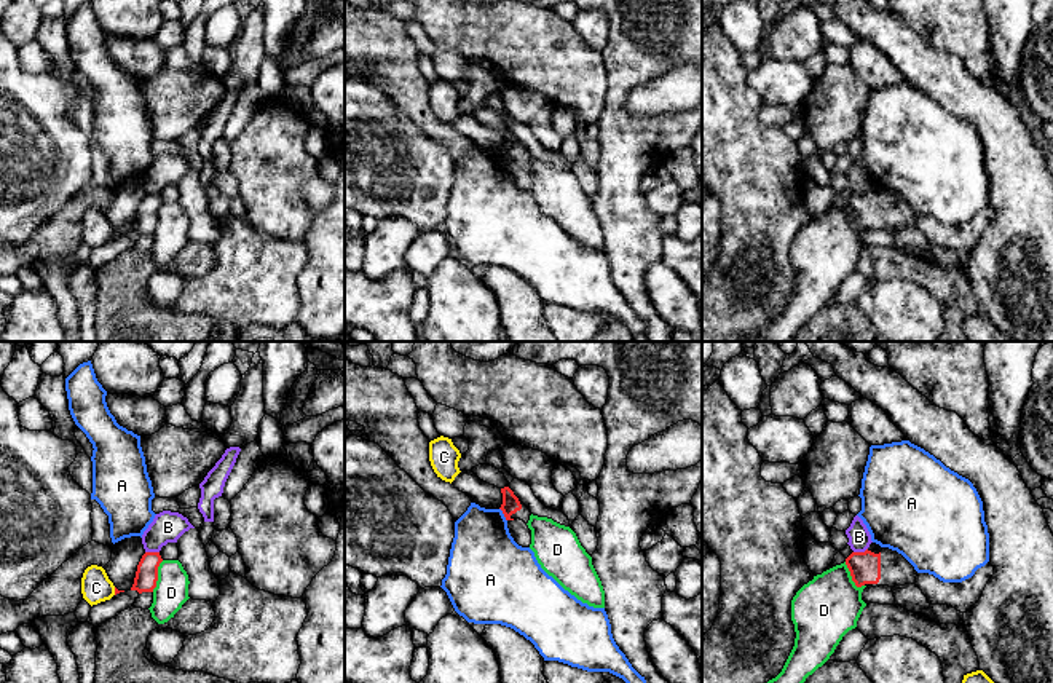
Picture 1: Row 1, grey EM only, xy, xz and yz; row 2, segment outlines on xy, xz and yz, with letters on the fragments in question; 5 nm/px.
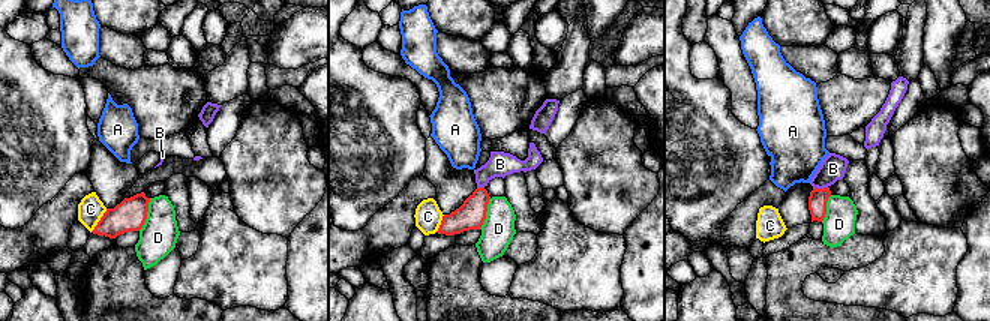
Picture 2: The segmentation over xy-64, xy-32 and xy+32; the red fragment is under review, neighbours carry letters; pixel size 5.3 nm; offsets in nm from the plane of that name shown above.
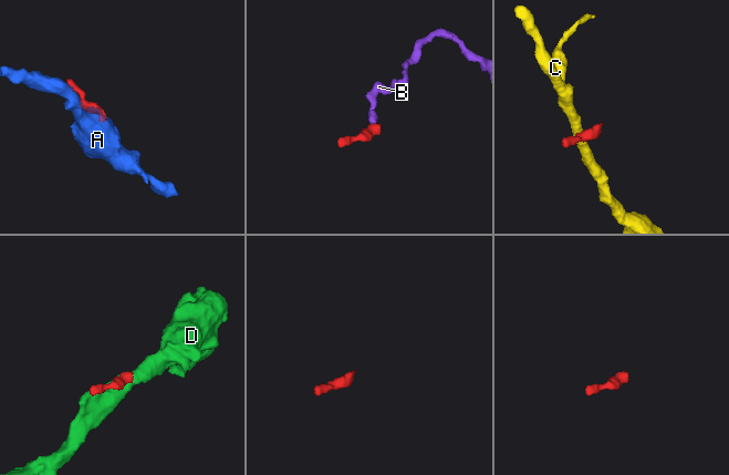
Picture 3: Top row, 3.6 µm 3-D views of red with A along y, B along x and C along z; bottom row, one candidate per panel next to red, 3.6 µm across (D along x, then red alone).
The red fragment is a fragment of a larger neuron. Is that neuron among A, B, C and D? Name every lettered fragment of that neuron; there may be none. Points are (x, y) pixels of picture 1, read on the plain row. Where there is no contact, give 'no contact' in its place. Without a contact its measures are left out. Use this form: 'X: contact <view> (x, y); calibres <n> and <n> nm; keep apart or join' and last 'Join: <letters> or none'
A: contact xz (503, 155); calibres 90 and 340 nm; keep apart
B: contact xy (152, 195); calibres 110 and 160 nm; keep apart
C: contact xy (115, 233); calibres 20 and 150 nm; keep apart
D: contact yz (852, 221); calibres 160 and 320 nm; keep apart
Join: none

